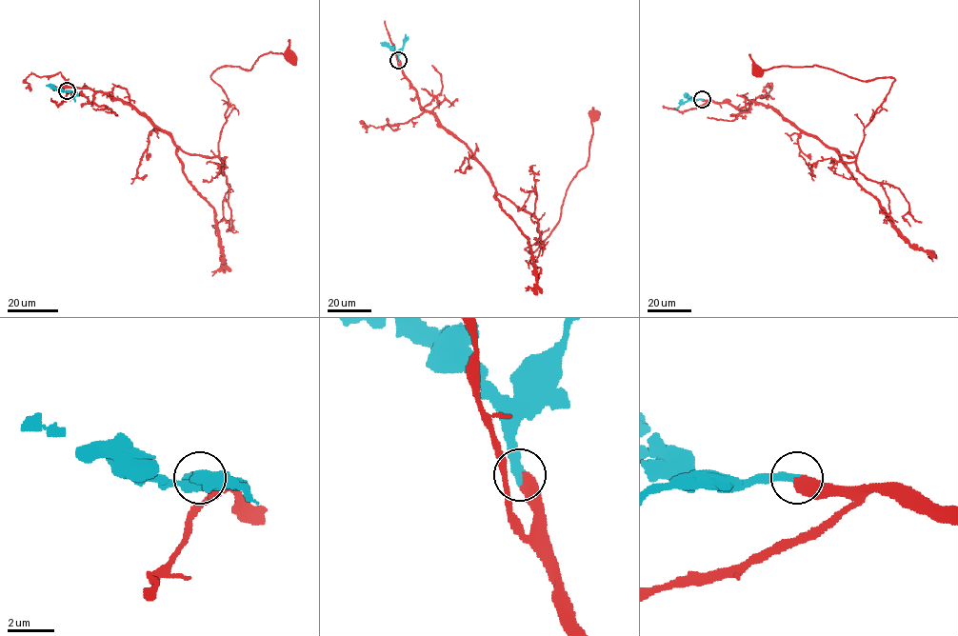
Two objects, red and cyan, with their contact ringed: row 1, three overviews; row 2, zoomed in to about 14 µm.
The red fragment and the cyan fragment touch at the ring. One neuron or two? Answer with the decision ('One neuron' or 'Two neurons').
One neuron

